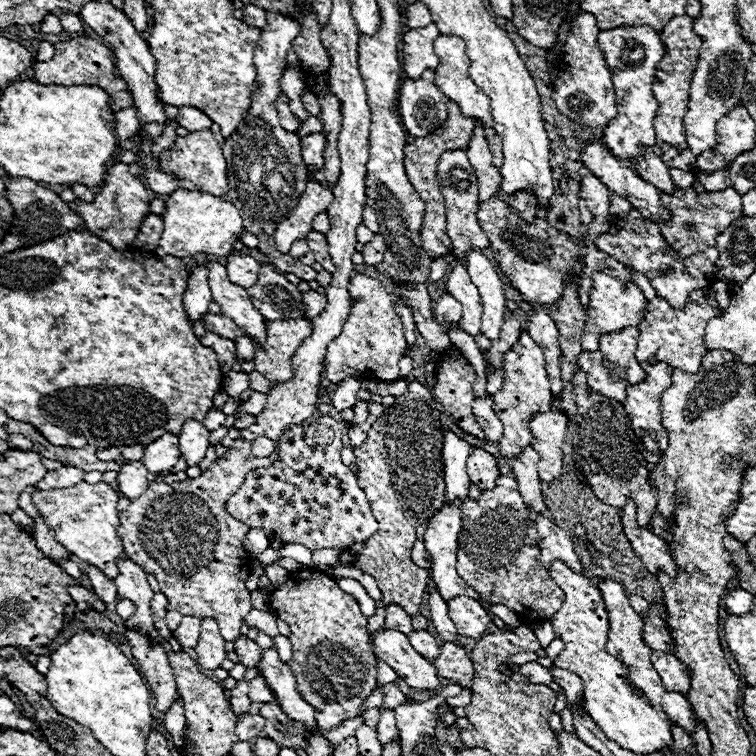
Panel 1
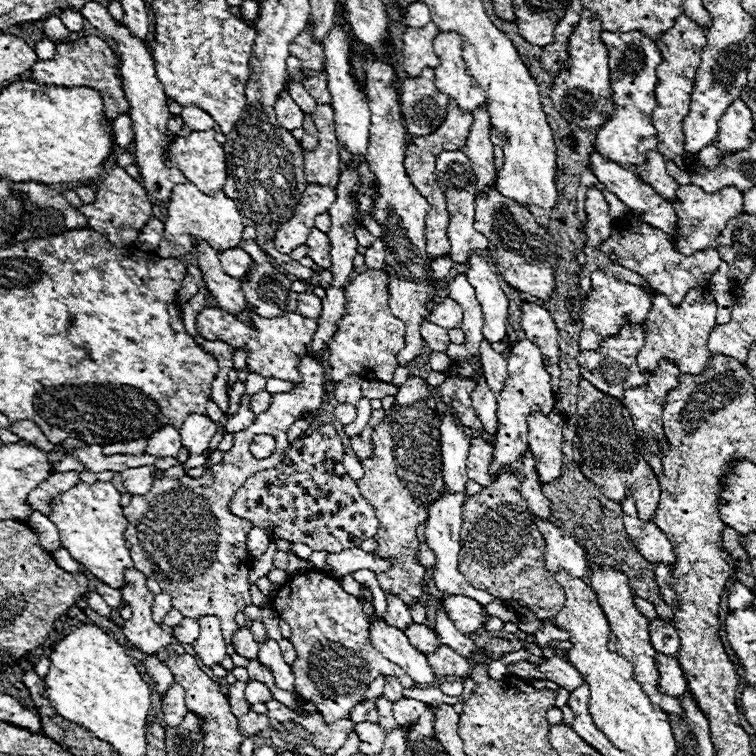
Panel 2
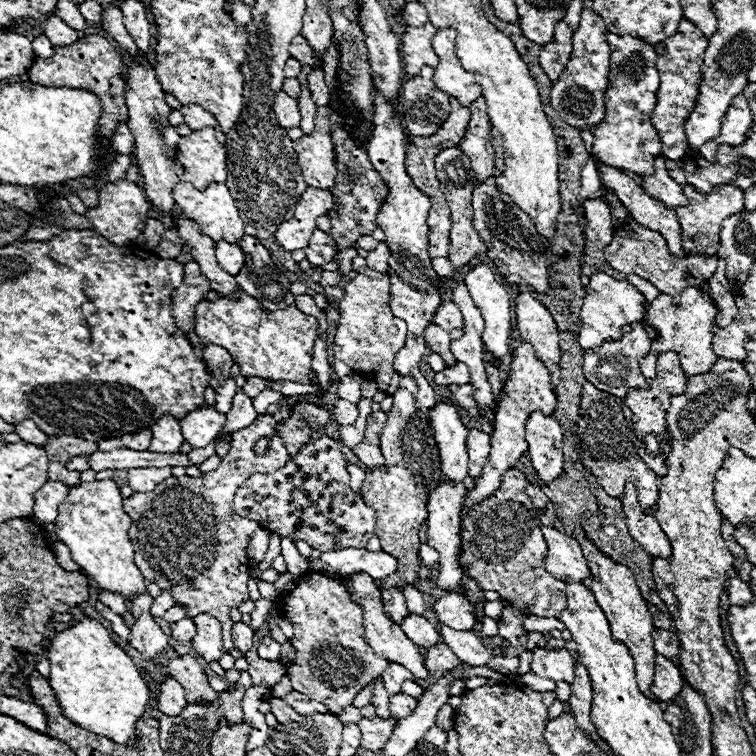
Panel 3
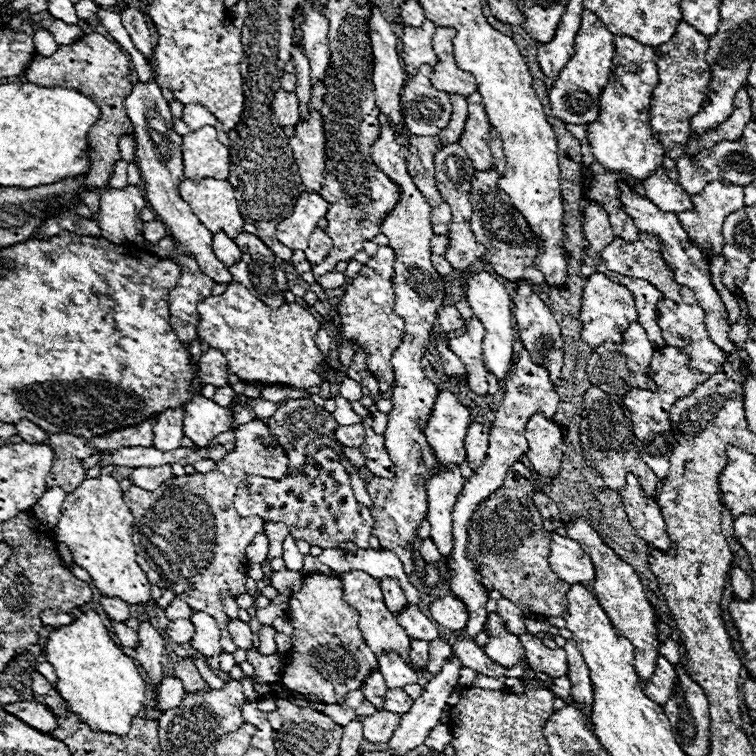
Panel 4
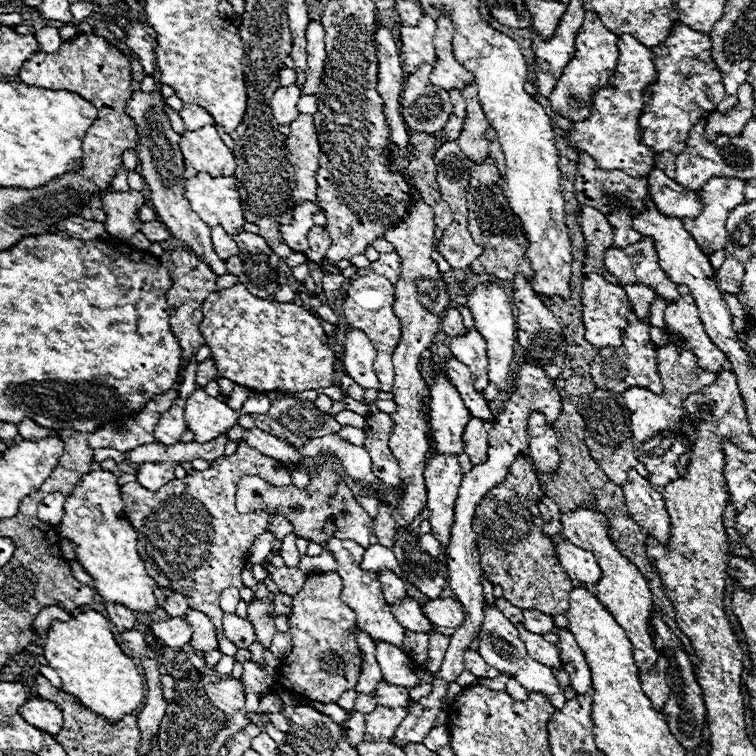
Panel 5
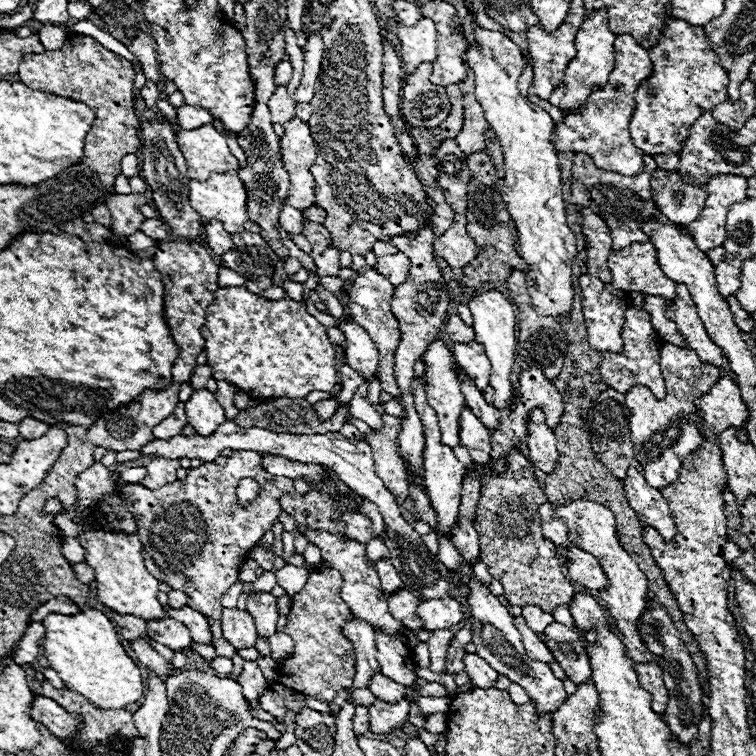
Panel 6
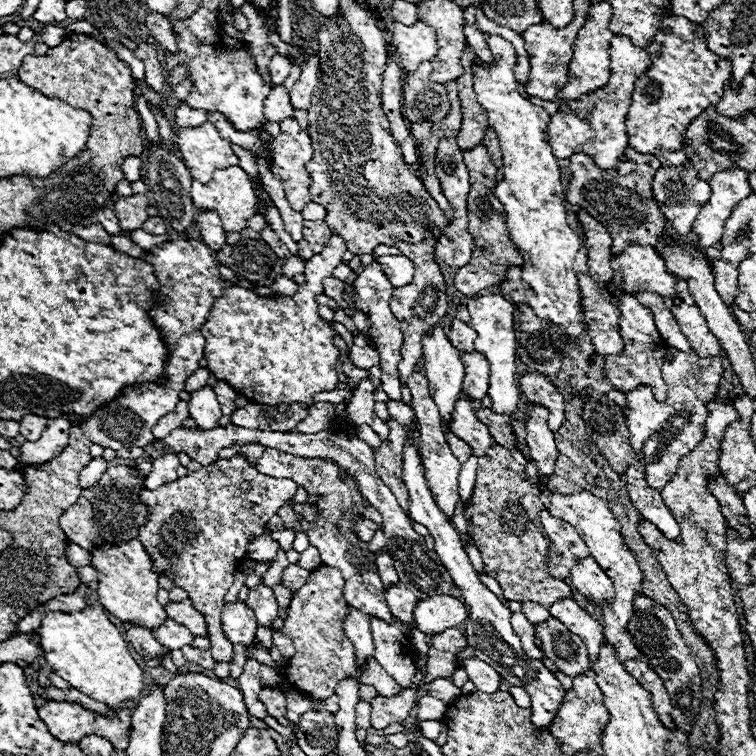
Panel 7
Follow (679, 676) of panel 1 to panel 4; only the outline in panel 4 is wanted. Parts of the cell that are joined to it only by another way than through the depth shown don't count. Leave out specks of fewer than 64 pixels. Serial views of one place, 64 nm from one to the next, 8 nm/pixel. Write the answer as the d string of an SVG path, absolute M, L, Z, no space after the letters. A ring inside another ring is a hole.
M660 656L652 678L648 682L644 682L642 688L644 688L644 694L648 694L648 698L652 698L656 704L662 706L664 702L668 702L674 684L676 684L674 666L664 656Z

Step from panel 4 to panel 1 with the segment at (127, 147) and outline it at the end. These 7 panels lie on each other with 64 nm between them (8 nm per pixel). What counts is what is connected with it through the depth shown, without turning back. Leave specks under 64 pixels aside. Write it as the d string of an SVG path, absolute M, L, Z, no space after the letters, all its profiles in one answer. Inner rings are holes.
M130 106L128 110L120 110L116 112L116 136L120 138L120 142L130 140L132 136L138 134L138 118L134 116L134 106Z

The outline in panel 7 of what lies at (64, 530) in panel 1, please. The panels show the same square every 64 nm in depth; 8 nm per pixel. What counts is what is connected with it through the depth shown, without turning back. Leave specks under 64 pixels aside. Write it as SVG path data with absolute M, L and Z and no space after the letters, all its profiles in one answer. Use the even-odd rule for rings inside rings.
M100 456L88 462L88 466L84 466L84 470L80 472L80 486L90 486L92 482L96 482L96 478L100 478L100 474L104 474L104 470L108 468L108 462ZM140 540L124 546L100 546L92 552L92 566L98 570L98 596L102 606L122 622L158 628L166 618L164 606L158 602L158 574L152 570L152 558Z

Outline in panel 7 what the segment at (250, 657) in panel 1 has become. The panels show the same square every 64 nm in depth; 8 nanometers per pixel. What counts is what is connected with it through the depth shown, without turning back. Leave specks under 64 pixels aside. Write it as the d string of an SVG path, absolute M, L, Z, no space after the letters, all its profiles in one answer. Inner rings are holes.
M232 602L222 610L222 626L228 640L234 644L250 646L256 634L256 616L244 602Z

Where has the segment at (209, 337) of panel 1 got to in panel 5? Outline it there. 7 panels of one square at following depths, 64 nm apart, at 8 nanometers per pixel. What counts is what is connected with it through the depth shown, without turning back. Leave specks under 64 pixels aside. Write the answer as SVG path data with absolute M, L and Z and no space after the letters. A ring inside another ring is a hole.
M208 358L208 360L202 362L202 364L198 364L198 368L196 368L196 384L198 384L200 388L204 388L210 380L218 380L216 366L214 366L212 358Z

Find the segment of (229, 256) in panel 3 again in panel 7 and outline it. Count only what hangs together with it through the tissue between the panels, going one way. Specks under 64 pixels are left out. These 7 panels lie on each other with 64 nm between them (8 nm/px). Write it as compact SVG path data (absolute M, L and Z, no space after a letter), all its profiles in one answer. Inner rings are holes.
M200 210L196 216L196 228L204 240L204 244L210 250L220 250L220 246L224 246L226 242L226 232L222 228L222 220L216 214L216 210Z

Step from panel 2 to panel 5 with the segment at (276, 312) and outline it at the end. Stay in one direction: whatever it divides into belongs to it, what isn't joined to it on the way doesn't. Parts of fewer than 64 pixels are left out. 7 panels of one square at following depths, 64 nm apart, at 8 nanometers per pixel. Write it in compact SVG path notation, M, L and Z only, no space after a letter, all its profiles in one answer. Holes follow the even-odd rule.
M240 232L232 238L238 244L238 254L226 260L226 270L236 274L252 294L272 298L272 292L280 286L276 272L280 258L258 234Z

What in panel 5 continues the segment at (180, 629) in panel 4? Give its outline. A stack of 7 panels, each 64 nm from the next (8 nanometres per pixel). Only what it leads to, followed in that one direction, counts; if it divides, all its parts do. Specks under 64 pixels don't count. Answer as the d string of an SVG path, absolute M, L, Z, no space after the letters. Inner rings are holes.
M170 618L166 622L150 624L150 630L160 644L176 650L190 644L190 638L192 638L192 628L182 618Z

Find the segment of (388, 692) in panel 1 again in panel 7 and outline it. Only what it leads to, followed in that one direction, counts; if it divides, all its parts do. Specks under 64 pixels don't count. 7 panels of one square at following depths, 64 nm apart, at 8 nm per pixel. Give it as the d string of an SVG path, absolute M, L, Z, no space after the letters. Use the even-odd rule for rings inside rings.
M372 616L370 630L374 640L374 658L402 688L408 688L416 676L416 660L410 650L412 626L400 620L388 624Z

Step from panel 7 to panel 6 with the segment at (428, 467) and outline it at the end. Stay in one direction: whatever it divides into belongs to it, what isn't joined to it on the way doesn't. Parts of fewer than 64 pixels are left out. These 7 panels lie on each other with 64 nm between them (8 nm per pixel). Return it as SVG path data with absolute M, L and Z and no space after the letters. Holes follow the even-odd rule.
M414 378L412 380L412 396L414 396L414 408L422 420L424 426L424 486L428 490L428 498L432 498L432 508L438 514L438 522L440 528L450 530L456 524L456 516L458 516L458 506L460 506L460 490L462 490L462 476L464 476L464 466L456 460L456 456L452 454L450 446L444 446L440 442L442 434L438 428L438 416L436 410L432 410L432 406L428 406L428 396L426 396L426 384L422 378Z

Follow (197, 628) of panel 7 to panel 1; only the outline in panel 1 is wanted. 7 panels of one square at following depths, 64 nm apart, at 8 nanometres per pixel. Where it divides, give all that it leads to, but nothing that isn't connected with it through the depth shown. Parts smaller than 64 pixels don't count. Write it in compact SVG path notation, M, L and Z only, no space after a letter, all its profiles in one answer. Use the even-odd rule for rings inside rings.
M204 618L202 620L200 640L198 640L194 650L198 654L198 664L206 670L216 670L226 660L224 638L220 636L220 628L218 628L214 618Z

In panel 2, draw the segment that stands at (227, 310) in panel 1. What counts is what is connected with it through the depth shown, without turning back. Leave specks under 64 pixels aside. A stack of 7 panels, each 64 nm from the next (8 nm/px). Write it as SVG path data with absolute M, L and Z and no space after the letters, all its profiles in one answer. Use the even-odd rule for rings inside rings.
M198 242L196 250L198 250L198 268L202 270L210 294L218 300L220 306L224 306L224 310L232 310L232 314L240 312L246 306L240 282L224 274L218 254L208 242Z

